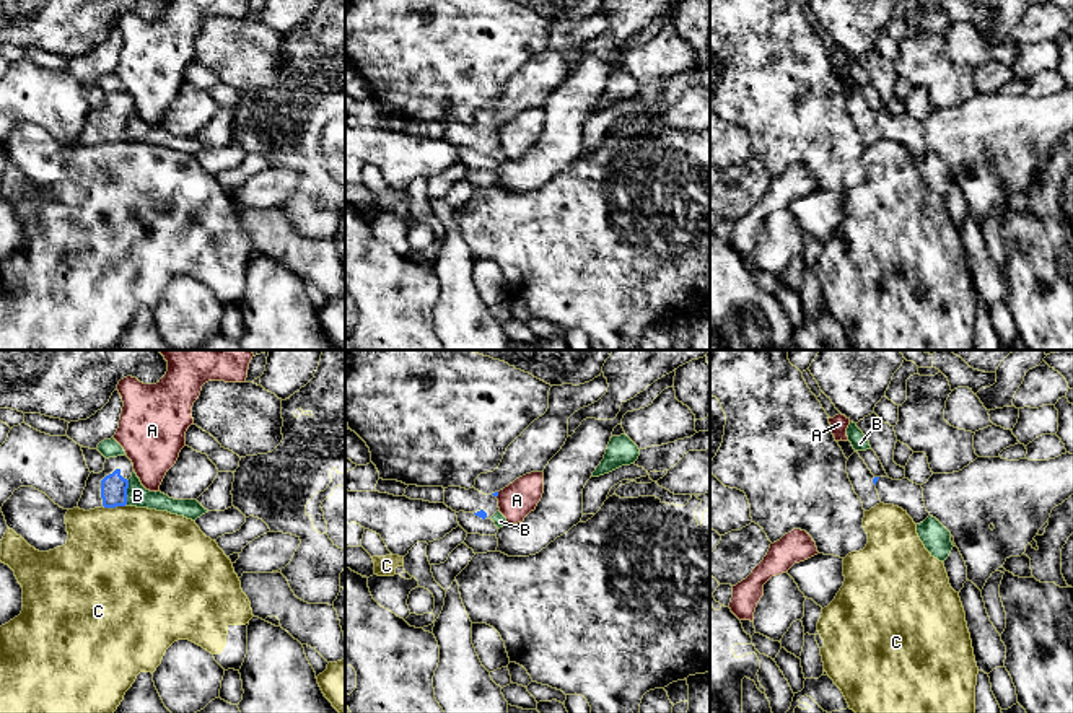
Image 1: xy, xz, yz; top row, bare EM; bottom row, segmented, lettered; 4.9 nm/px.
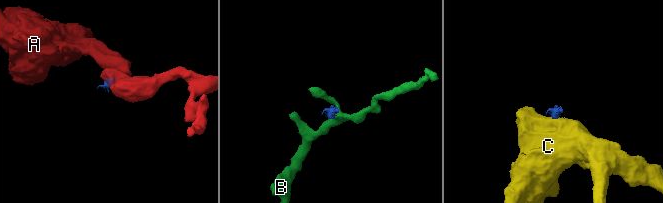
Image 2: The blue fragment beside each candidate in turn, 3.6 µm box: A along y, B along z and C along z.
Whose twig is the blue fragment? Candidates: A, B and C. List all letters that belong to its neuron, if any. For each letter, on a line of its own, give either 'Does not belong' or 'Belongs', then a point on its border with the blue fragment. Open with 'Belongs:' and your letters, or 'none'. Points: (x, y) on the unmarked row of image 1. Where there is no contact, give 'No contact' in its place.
Belongs: none
A: Does not belong. Touches blue at xz (497, 131)
B: Does not belong. Touches blue at xy (126, 127)
C: Does not belong. Touches blue at xy (114, 142)

